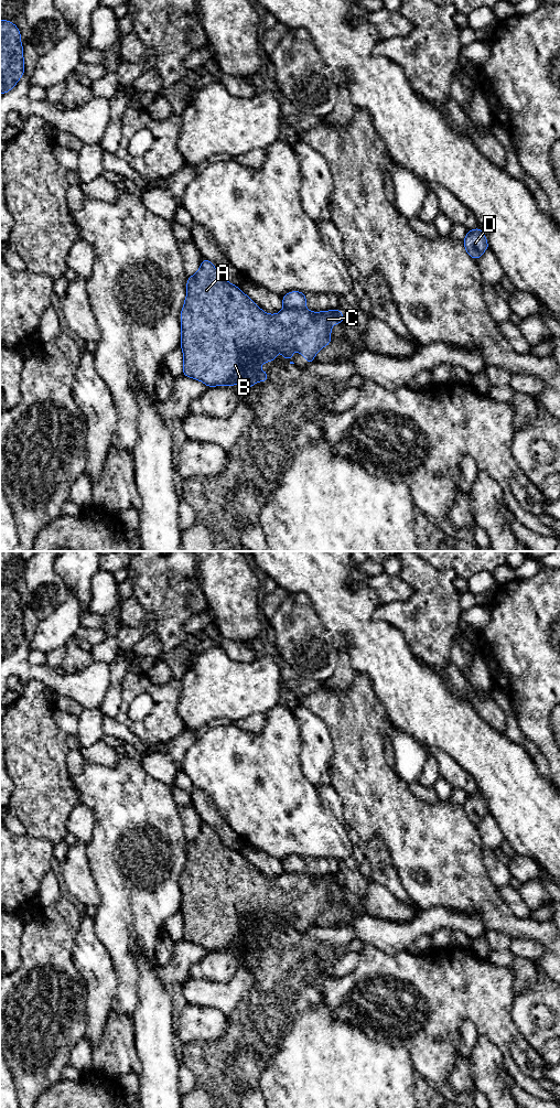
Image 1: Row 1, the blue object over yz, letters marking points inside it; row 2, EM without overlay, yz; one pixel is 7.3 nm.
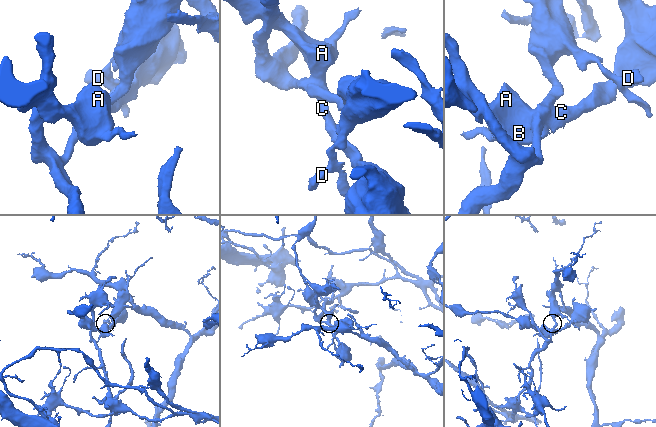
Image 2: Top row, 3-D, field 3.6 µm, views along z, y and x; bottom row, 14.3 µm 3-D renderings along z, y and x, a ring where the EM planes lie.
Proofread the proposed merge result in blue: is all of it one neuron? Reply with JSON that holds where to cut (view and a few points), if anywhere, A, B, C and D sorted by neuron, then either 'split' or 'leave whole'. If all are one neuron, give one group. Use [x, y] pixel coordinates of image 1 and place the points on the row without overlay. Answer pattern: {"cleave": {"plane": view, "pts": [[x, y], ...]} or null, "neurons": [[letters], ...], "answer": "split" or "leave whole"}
{"cleave": {"plane": "yz", "pts": [[283, 871], [304, 873]]}, "neurons": [["A", "B", "C"], ["D"]], "answer": "split"}

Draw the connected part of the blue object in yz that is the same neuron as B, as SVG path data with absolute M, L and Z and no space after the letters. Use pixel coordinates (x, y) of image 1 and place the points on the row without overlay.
M203 822L198 836L187 841L187 859L181 875L181 908L183 914L183 940L203 946L207 951L240 949L243 954L248 954L257 946L268 946L268 935L259 936L259 932L265 926L273 926L277 921L276 913L266 908L281 910L278 917L284 924L291 924L294 914L308 925L308 929L314 926L314 921L323 911L331 910L331 895L335 888L344 888L342 875L330 874L322 876L311 876L306 873L286 873L278 879L267 879L249 861L247 861L234 848L227 847L214 831L214 829Z

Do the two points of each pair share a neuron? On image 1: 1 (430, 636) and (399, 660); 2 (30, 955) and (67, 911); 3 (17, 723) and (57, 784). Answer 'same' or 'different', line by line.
1: different
2: same
3: same

